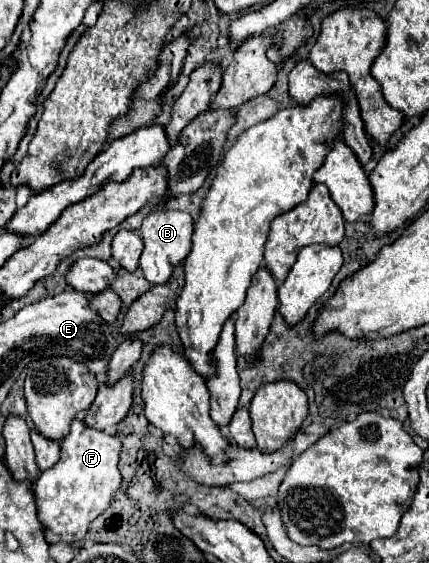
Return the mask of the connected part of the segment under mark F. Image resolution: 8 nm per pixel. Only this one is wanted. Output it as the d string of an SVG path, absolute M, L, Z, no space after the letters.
M73 420L69 434L61 442L61 460L57 442L35 434L35 430L31 430L31 442L35 448L35 462L41 472L45 470L35 482L35 496L39 506L39 520L45 524L47 536L51 536L49 544L73 544L83 540L89 524L105 512L115 496L115 490L121 486L117 468L121 450L119 438L95 428L87 428L83 422Z

